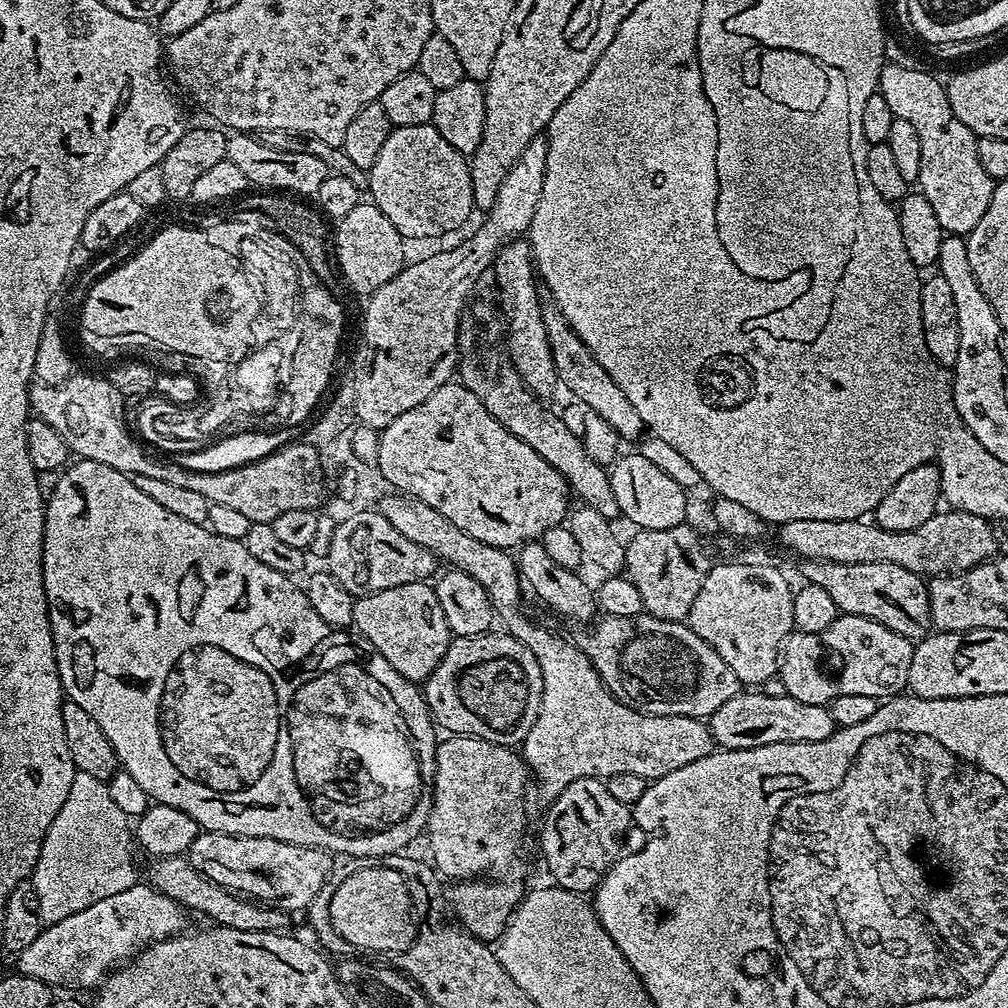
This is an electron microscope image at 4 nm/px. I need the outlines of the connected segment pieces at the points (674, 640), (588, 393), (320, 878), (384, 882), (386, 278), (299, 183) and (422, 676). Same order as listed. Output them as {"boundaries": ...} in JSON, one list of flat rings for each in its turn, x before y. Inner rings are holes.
{"boundaries":[[[647,614,630,618,601,615,591,628,592,633,589,634,588,641,583,641,582,644,584,653,588,655,594,670,617,700,629,704,639,712,651,716,678,714,686,718,704,720,712,716,718,706,730,702,730,698,734,698,742,690,738,674,734,674,734,670,730,670,730,666,722,662,718,650,702,642,702,638,698,638,698,634,694,634,694,630,688,627,687,623,654,618]],[[546,306,543,310,543,321,546,327,546,336,551,344,551,353,554,357,554,366,557,381,584,405,585,409,599,414,603,421,617,431,621,441,636,440,645,435,646,429,638,410,630,403,630,398,618,387,618,382,602,370,602,365,590,353,589,348,580,338,575,327,566,322,565,316,555,306]],[[201,831,194,838,193,844,189,846,186,855,194,866,194,870,200,871,200,864,204,864,202,875,206,872,212,872,212,876,216,876,214,882,224,880,224,886,228,884,228,880,232,880,232,884,240,884,240,888,244,888,244,884,248,884,248,872,264,872,264,876,268,876,268,880,264,880,264,888,260,888,260,892,264,892,264,896,268,896,264,904,275,905,289,914,295,914,299,908,300,911,307,909,308,904,314,902,314,894,318,894,318,890,322,890,322,882,326,882,329,872,333,871,334,868,333,857,323,848,307,848,274,838,231,836,225,832]],[[394,866,364,868,341,879,331,898,328,922,353,949,400,954,412,944,418,931,412,920,410,899,412,893]],[[361,202,358,206,354,206,354,210,346,214,346,218,335,221,334,224,334,260,338,265,338,272,343,283,345,280,354,291,361,292,362,297,370,297,373,292,380,286,384,286,386,282,390,282,405,267,404,239,405,237,401,236,400,231,394,226,394,222,390,222,390,218,386,218,386,214,382,214,382,210,378,210,376,204]],[[252,134,229,135,226,159,234,162,234,166,238,166,238,170,242,170,242,174,246,174,249,185,260,190,279,190,284,194,299,194,304,198,315,197,318,186,322,186,322,182,326,182,326,178,330,174,329,167,314,154,276,150,264,145]],[[428,582,403,584,359,597,352,622,355,631,360,631,359,635,372,643,372,649,378,650,402,678,413,682,427,680,448,649,450,633,446,614,438,606,435,587]]]}

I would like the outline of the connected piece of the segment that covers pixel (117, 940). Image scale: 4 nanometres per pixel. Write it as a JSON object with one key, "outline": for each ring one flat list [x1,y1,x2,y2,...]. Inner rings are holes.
{"outline":[[138,882,122,894,110,894,110,898,102,898,102,902,94,902,94,906,86,906,86,910,78,910,78,914,70,914,70,918,62,918,62,922,41,927,38,938,26,946,15,957,19,975,38,978,38,982,59,988,92,988,104,983,106,977,117,966,132,959,136,953,156,940,164,940,167,936,177,935,185,927,185,909,178,902,166,898,166,894,157,892,151,883]]}

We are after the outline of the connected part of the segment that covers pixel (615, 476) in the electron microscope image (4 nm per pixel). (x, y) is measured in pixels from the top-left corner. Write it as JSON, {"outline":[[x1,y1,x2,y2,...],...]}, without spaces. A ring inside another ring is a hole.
{"outline":[[632,452,629,456,621,455,611,465,610,475,614,498,618,498,620,515,626,521,636,524,637,529,670,530,685,523,688,517,688,496,684,488,664,468,659,468,648,456]]}

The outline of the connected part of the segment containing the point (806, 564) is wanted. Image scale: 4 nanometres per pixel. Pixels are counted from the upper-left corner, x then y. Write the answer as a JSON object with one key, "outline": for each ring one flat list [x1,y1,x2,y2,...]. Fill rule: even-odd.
{"outline":[[806,560,799,566,803,579,814,586,822,586,822,590,834,598,834,606,841,613,870,618,886,626,886,630,894,630,894,634,902,634,913,642,923,640,933,631,928,585,923,576,886,562,847,564]]}

